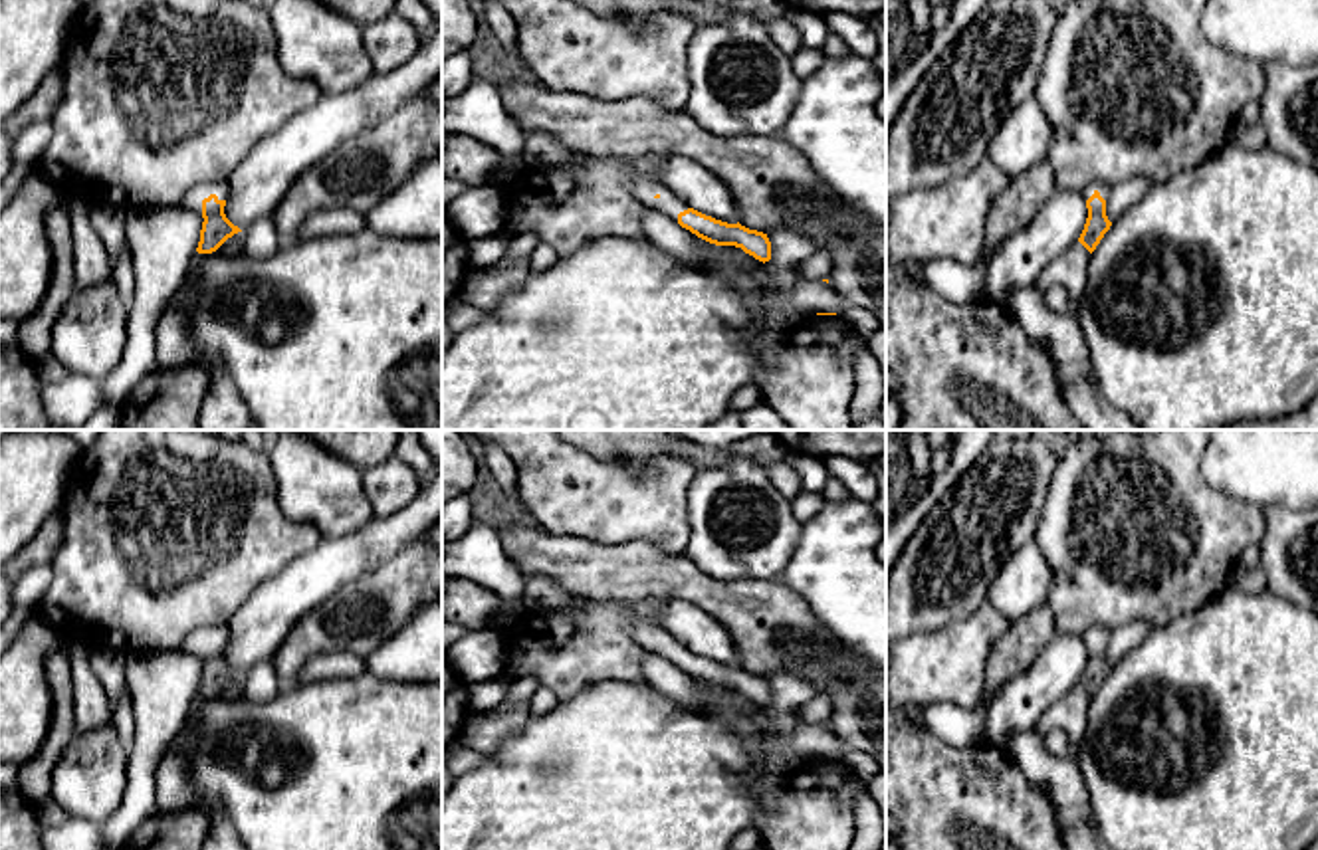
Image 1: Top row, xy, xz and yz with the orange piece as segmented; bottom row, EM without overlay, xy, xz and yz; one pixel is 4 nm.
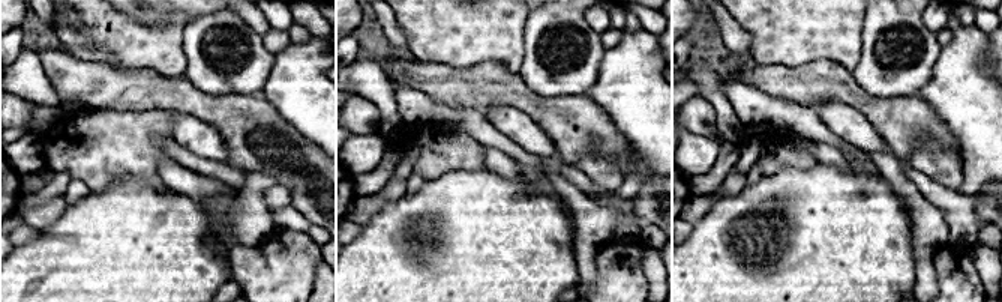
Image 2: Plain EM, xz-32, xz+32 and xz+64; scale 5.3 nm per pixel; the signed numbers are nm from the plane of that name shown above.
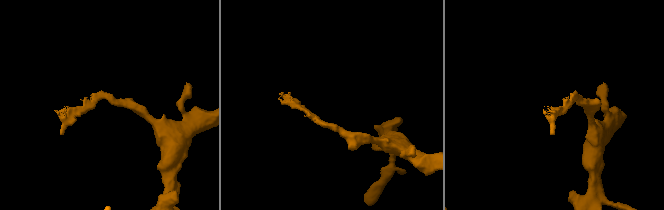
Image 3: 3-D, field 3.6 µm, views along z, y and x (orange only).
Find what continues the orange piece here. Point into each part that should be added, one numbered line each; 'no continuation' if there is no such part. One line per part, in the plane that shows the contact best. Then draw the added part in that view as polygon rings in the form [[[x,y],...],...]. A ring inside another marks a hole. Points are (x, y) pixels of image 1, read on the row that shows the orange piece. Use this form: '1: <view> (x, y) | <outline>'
1: xy (193, 199) | [[[228,180],[226,182],[206,182],[200,184],[184,194],[178,208],[186,208],[192,212],[202,214],[202,200],[210,194],[216,194],[218,200],[228,200]]]

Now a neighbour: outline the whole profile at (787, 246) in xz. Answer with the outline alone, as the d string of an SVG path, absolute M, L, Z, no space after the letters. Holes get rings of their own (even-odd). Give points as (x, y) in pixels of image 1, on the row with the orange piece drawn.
M775 228L767 234L771 242L771 260L765 262L773 283L767 287L767 295L785 297L795 283L795 266L817 252L811 238L791 230Z

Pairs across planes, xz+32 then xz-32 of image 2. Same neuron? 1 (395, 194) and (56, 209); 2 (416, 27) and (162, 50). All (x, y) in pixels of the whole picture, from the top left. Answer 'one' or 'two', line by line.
1: one
2: one

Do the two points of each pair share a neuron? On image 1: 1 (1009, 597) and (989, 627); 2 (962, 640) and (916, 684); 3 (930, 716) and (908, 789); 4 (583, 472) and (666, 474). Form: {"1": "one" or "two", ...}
{"1": "two", "2": "one", "3": "two", "4": "one"}

